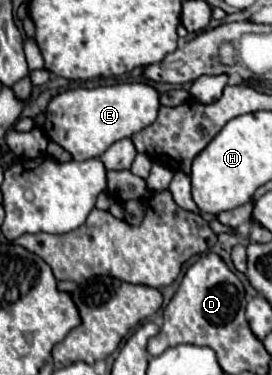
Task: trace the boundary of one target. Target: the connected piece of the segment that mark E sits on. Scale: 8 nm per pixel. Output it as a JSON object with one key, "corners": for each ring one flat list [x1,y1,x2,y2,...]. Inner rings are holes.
{"corners":[[116,84,116,86,100,86,100,88,74,88,66,90,62,94,56,94,46,110,46,122,44,122,44,132,48,140,60,144,64,150,68,150,74,160,88,160,88,158,98,158,106,148,110,148,114,142,122,138,134,136,138,130,150,126,154,118,158,116,160,108,160,94,156,88,150,84]]}

